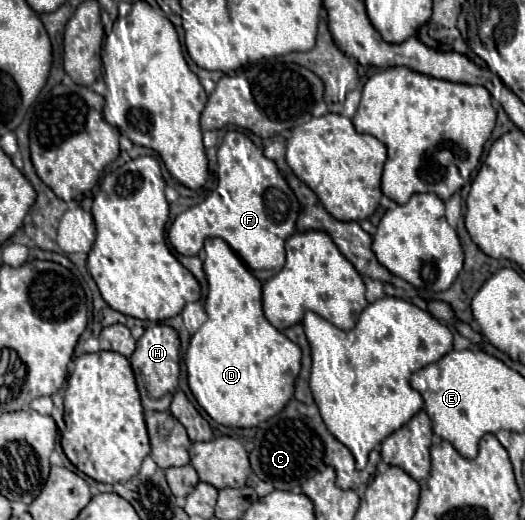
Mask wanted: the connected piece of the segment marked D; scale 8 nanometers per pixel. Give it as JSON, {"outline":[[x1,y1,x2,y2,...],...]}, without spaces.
{"outline":[[207,238,205,252,209,320,191,336,185,354,189,388,217,424,251,428,279,414,293,396,293,384,301,370,301,348,267,322,261,308,261,282,229,244,221,238]]}

